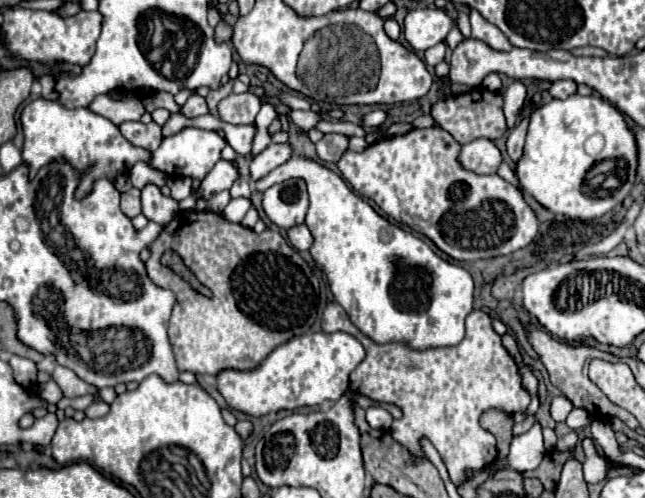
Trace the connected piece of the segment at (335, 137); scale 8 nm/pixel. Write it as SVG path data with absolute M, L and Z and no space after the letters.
M325 134L317 144L315 144L315 150L317 150L317 156L323 160L323 162L337 162L343 152L347 150L347 138L341 136L341 134Z

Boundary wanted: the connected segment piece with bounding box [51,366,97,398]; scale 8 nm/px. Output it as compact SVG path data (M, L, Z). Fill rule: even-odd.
M55 366L53 370L53 380L57 382L57 386L63 390L63 394L67 398L77 398L77 396L83 396L83 394L97 394L97 388L83 382L73 370L69 368L63 368L63 366Z

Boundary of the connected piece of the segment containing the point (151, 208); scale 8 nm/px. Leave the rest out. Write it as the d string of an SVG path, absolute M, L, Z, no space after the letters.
M147 184L141 190L141 204L143 204L143 214L147 216L147 220L157 222L159 226L167 226L177 214L177 202L163 196L159 188L153 184Z

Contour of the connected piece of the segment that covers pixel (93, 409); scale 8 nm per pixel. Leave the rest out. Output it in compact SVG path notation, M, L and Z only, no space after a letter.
M95 402L95 404L91 404L87 410L85 410L85 416L87 418L101 418L101 416L105 416L109 412L109 404L105 404L105 402Z

